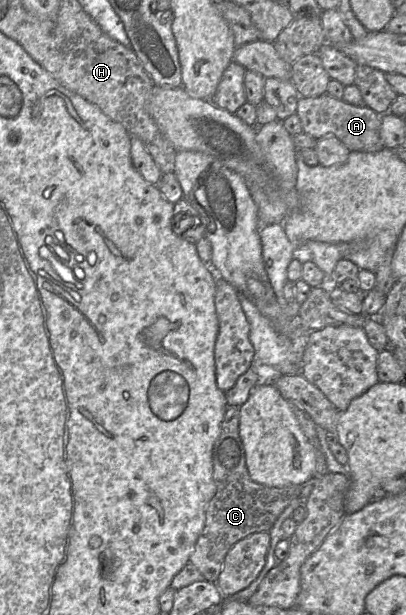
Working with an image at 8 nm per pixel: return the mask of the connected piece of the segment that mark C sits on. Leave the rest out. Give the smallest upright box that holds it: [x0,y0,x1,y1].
[189,406,301,582]

